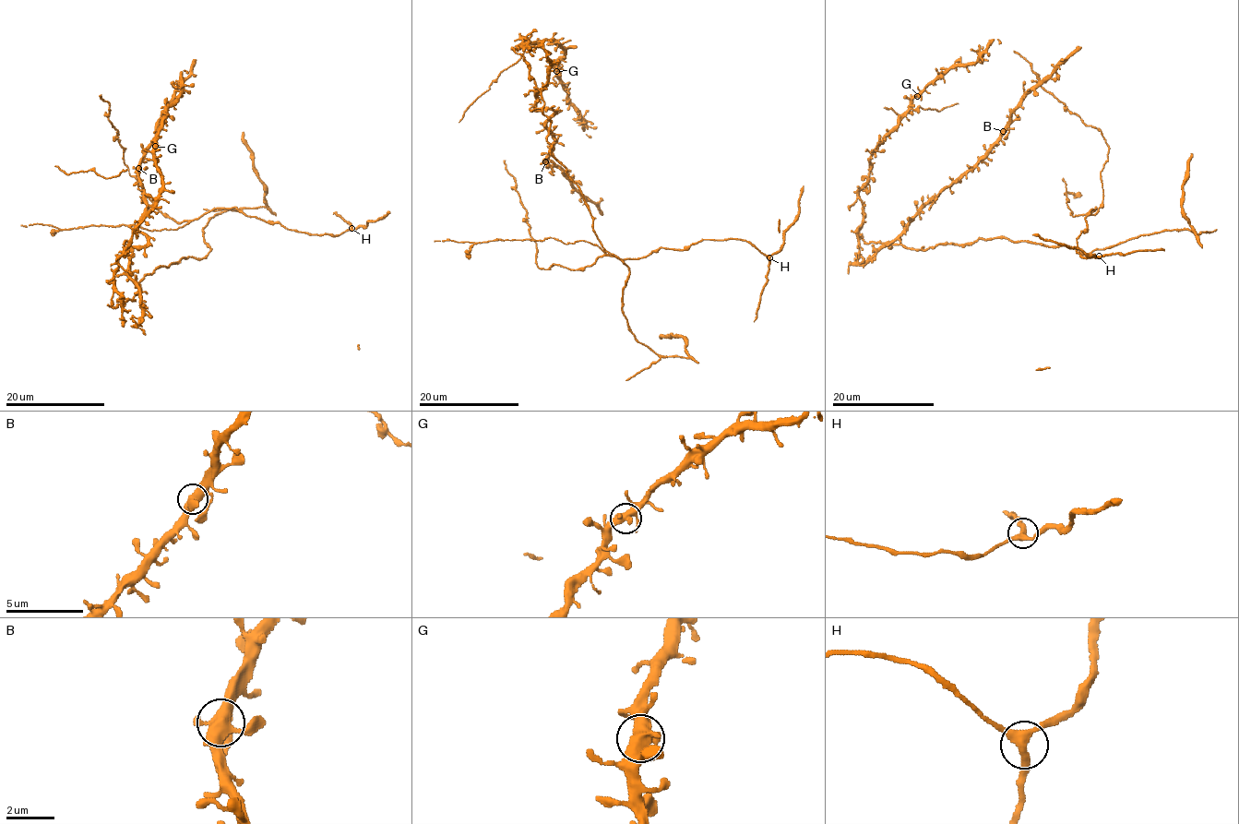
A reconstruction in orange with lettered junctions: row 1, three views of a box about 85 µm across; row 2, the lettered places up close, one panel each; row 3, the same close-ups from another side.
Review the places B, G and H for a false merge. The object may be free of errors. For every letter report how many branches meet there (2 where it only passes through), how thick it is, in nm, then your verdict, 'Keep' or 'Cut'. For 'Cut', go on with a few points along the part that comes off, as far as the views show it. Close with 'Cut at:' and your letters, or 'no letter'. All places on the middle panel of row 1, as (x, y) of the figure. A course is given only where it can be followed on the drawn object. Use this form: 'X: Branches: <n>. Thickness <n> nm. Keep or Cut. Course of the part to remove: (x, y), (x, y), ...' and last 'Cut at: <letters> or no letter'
B: Branches: 3. Thickness 480 nm. Keep
G: Branches: 3. Thickness 460 nm. Keep
H: Branches: 3. Thickness 320 nm. Keep
Cut at: no letter

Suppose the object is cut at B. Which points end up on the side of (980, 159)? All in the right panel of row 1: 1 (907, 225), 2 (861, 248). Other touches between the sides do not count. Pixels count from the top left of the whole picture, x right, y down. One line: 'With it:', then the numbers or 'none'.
With it: 1

